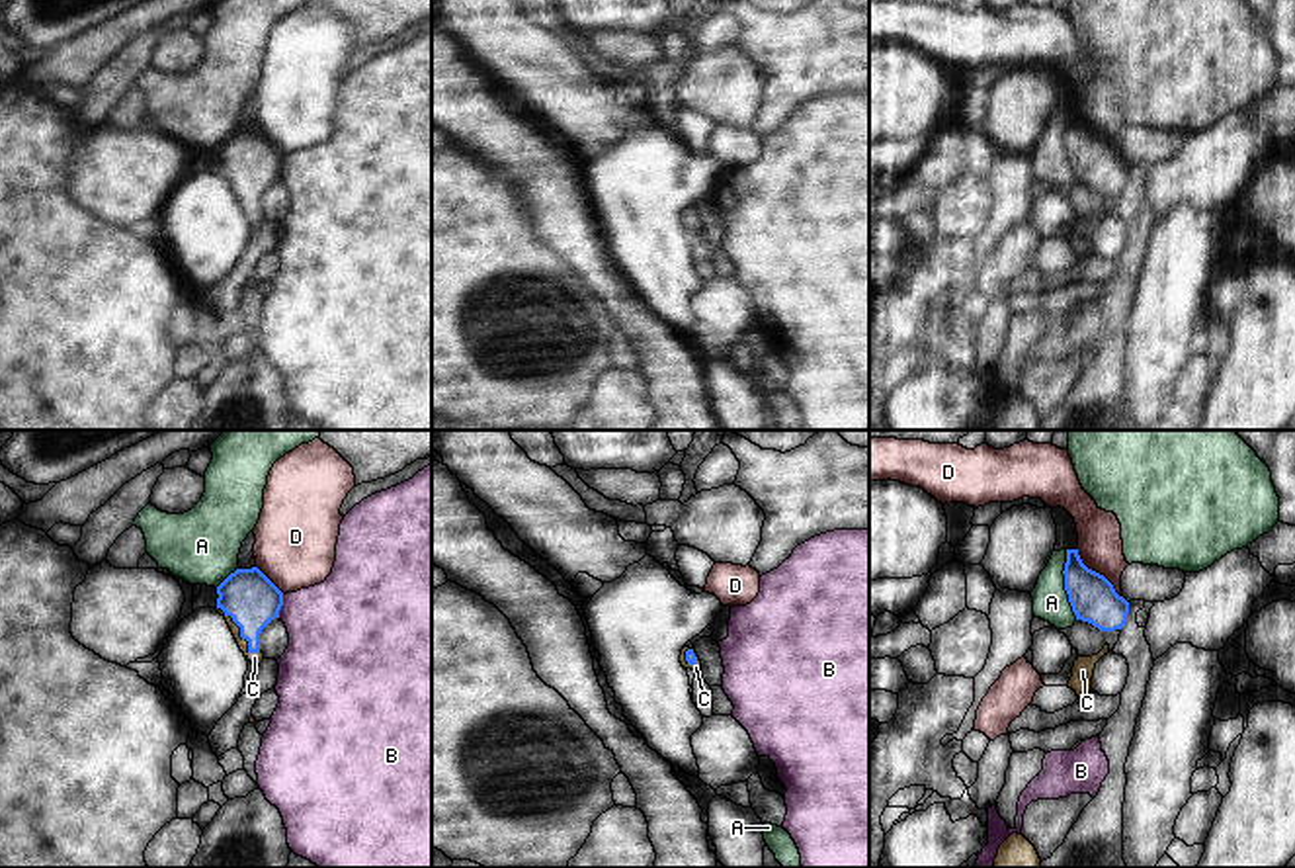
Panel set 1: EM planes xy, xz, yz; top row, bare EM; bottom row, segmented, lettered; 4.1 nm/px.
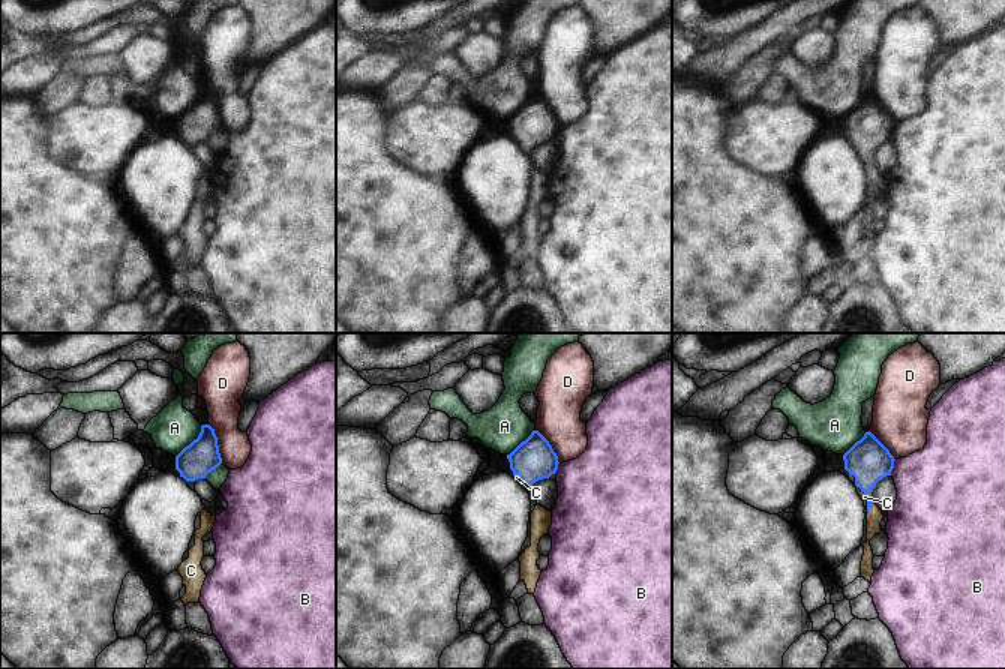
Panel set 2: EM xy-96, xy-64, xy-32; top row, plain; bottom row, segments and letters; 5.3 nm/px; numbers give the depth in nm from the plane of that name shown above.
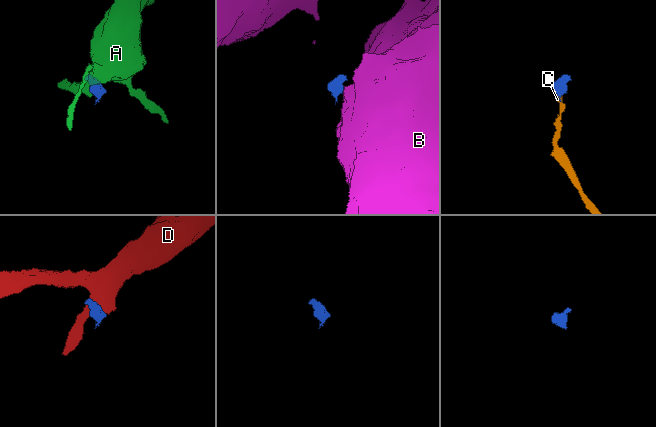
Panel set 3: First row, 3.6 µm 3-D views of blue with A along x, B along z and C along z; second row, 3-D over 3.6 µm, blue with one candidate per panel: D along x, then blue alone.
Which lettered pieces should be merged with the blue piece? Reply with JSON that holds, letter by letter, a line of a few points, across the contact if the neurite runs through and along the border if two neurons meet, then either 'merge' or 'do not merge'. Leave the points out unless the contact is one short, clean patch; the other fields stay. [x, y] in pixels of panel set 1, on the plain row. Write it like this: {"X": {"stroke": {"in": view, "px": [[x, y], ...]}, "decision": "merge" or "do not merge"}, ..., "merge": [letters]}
{"A": {"stroke": {"in": "yz", "px": [[1065, 112], [1063, 151], [1077, 180]]}, "decision": "do not merge"}, "B": {"stroke": {"in": "xy", "px": [[284, 157], [278, 178]]}, "decision": "do not merge"}, "C": {"stroke": {"in": "xy", "px": [[249, 159], [241, 198], [254, 219]]}, "decision": "merge"}, "D": {"stroke": {"in": "yz", "px": [[1077, 110], [1083, 124], [1098, 133], [1122, 159]]}, "decision": "do not merge"}, "merge": ["C"]}

